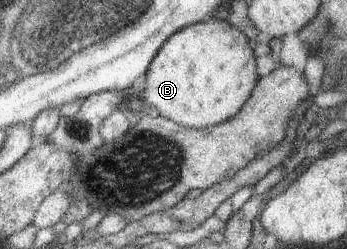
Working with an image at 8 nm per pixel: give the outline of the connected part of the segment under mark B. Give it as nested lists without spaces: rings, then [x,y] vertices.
[[[212,16],[173,32],[152,57],[145,72],[145,82],[144,91],[135,98],[137,106],[170,118],[184,128],[206,128],[232,118],[241,109],[252,94],[258,75],[246,36],[226,20],[216,20]]]

